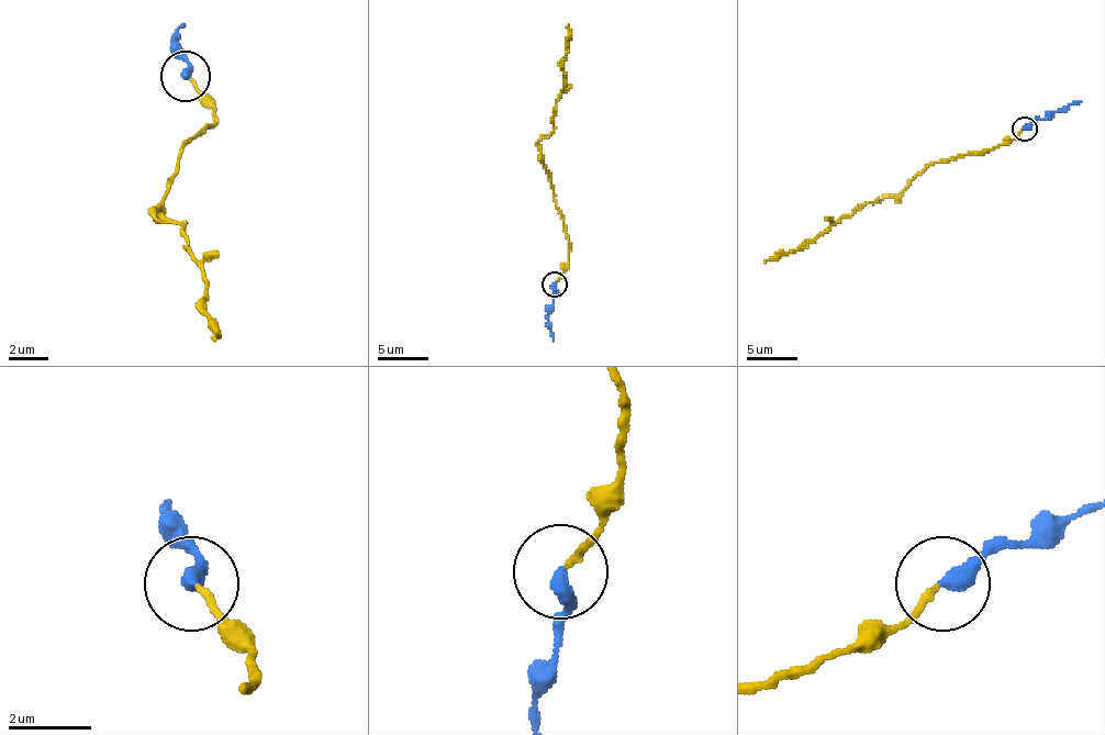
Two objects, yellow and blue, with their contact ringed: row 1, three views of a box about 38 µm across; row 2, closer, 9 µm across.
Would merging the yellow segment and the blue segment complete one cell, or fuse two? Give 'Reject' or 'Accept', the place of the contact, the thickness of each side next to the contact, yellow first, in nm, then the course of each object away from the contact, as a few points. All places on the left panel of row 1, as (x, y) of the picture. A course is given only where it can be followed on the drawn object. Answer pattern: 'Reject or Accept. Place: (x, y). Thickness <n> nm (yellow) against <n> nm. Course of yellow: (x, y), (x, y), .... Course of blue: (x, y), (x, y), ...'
Accept. Place: (186, 76). Thickness 160 nm (yellow) against 400 nm. Course of yellow: (189, 77), (214, 107), (214, 122), (185, 142), (154, 212), (185, 222), (189, 252), (204, 271), (214, 342). Course of blue: (185, 77), (185, 57), (174, 43), (185, 22)

